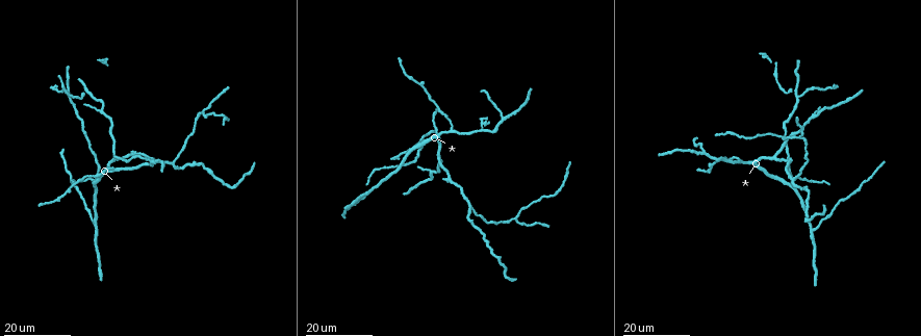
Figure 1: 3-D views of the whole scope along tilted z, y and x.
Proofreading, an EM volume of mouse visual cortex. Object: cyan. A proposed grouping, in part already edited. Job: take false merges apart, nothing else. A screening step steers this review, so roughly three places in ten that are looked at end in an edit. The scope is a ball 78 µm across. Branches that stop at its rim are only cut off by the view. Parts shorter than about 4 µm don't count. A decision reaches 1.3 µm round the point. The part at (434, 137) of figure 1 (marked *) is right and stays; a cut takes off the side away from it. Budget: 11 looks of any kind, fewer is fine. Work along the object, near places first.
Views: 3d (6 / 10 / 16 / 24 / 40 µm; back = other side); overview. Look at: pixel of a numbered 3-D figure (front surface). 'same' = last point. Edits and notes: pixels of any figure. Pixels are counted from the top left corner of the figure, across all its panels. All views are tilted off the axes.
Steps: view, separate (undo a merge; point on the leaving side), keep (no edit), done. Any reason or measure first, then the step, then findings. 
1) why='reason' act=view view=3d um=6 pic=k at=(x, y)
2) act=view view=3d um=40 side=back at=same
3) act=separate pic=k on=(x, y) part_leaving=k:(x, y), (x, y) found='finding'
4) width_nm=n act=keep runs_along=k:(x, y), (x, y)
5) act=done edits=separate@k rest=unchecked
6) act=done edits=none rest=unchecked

why='a fork' act=view view=3d um=16 pic=1 at=(114, 167)

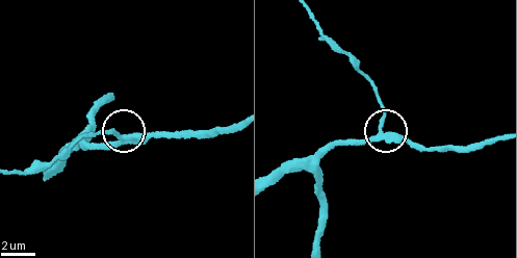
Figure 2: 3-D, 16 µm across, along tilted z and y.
act=view view=3d um=6 pic=2 at=(381, 129)

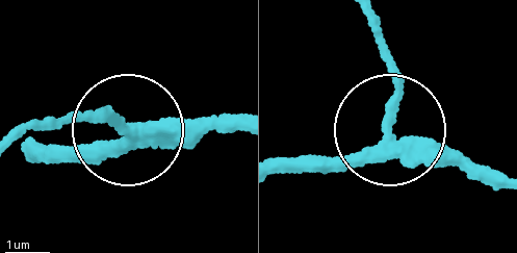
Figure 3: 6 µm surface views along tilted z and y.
width_nm=290 act=keep runs_along=3:(286, 167), (335, 169), (387, 127), (392, 68), (376, 22) found='continuous, no second neuron'

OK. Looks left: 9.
why='thin arm on a thick one' act=view view=3d um=24 pic=1 at=(100, 111)

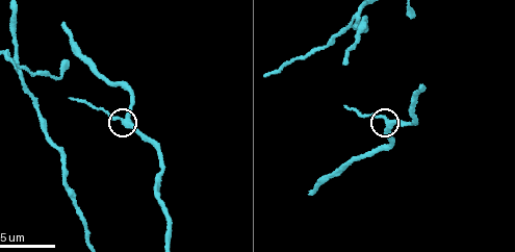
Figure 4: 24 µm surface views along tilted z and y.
act=view view=3d um=10 pic=4 at=(390, 124)

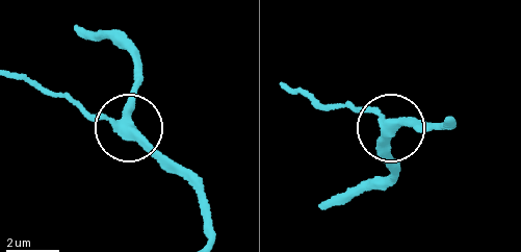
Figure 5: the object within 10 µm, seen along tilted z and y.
act=view view=3d um=10 side=back pic=5 at=(385, 126)

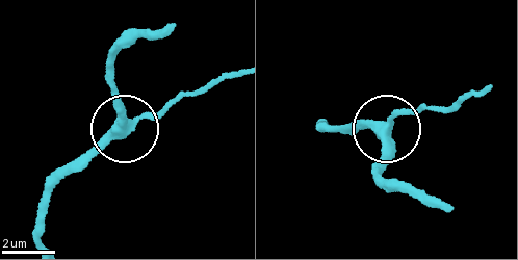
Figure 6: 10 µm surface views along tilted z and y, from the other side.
side_arm_um=6 arms=3 act=keep found='all the same neuron'

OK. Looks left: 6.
act=view view=3d um=6 pic=4 at=(26, 91)

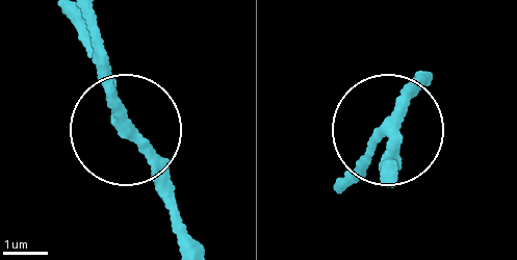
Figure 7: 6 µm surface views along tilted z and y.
act=keep runs_along=7:(398, 164), (393, 140), (381, 138), (343, 193) found='continuous, no second neuron'

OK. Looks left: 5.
why='a narrow waist' act=view view=3d um=6 pic=4 at=(65, 183)

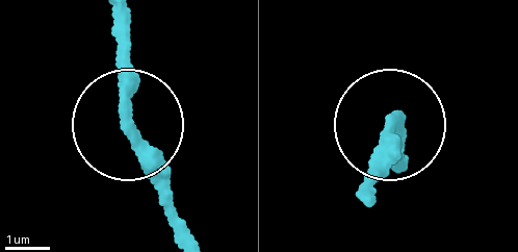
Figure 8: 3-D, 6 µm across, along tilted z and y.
act=keep runs_along=8:(186, 228), (163, 164), (136, 133), (118, 32) found='one neuron here'

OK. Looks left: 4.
why='three-way junction' act=view view=3d um=24 pic=1 at=(504, 117)

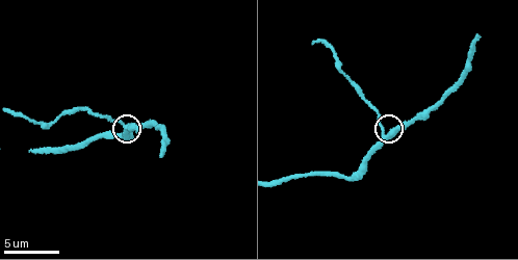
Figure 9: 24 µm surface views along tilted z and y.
why='zoom in' act=view view=3d um=6 pic=9 at=(383, 136)

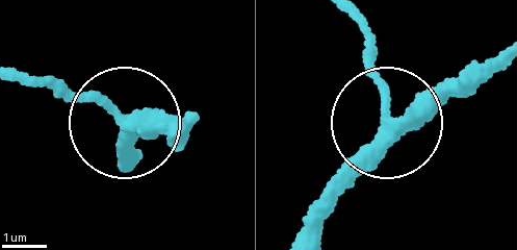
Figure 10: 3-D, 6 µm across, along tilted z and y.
width_nm=310 act=keep found='continuous, no second neuron'

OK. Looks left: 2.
act=done edits=none rest=unchecked

